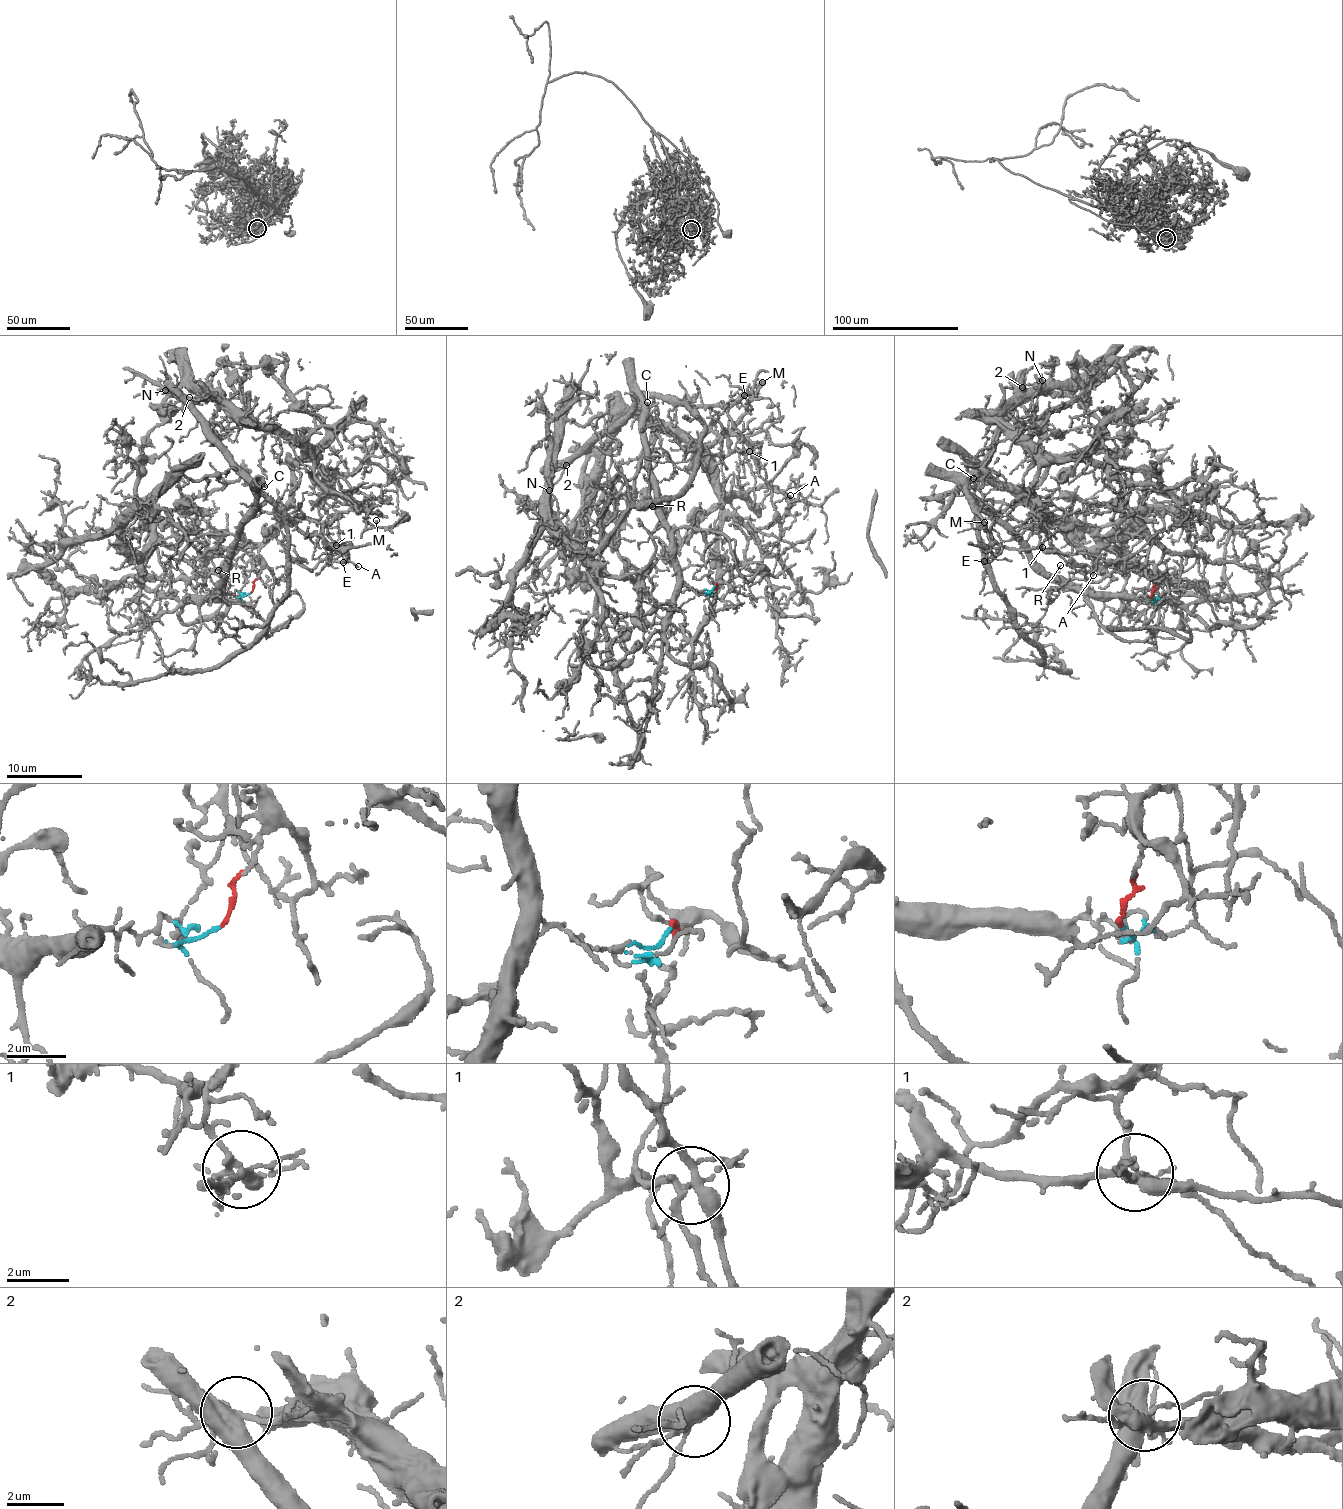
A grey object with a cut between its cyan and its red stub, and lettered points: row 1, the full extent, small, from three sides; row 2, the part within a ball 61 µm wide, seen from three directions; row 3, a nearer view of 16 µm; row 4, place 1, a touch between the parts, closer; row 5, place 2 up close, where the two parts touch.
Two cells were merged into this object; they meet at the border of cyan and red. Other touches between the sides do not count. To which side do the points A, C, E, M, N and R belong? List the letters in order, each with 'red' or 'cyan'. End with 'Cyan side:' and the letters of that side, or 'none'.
A: cyan
C: cyan
E: cyan
M: red
N: red
R: cyan
Cyan side: A, C, E, R

